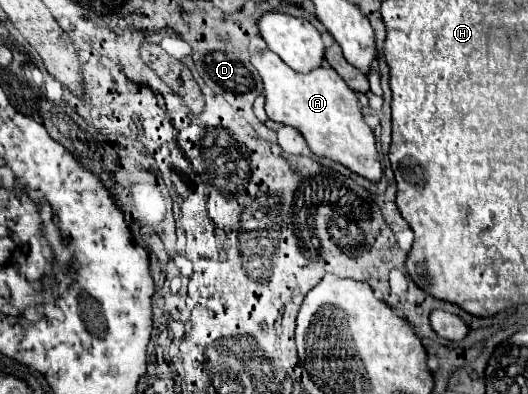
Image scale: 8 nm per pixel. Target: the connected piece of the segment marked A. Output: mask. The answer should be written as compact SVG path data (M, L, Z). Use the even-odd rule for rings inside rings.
M272 50L250 52L250 62L260 72L264 82L266 114L270 120L296 128L314 154L340 162L372 182L380 180L382 168L378 162L374 134L362 118L354 90L346 86L334 68L318 66L306 74L300 74L284 64L284 60Z

